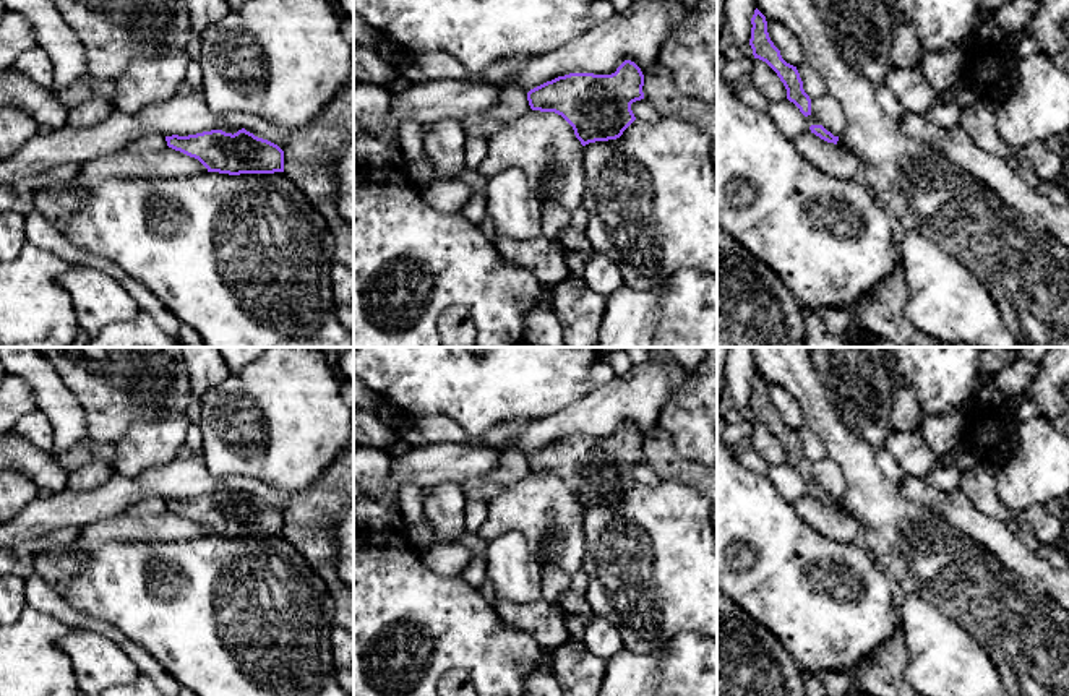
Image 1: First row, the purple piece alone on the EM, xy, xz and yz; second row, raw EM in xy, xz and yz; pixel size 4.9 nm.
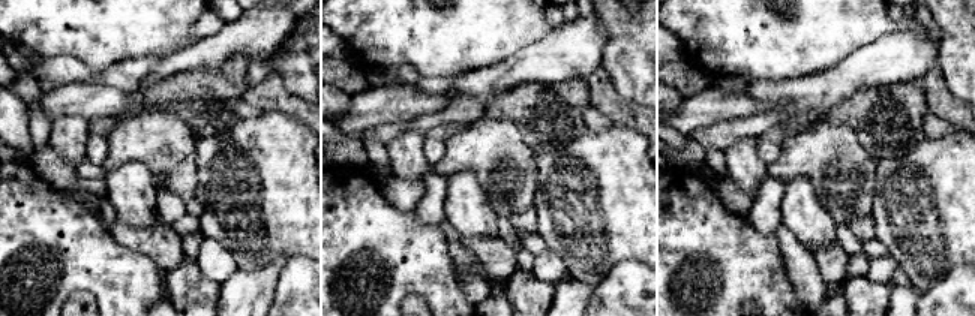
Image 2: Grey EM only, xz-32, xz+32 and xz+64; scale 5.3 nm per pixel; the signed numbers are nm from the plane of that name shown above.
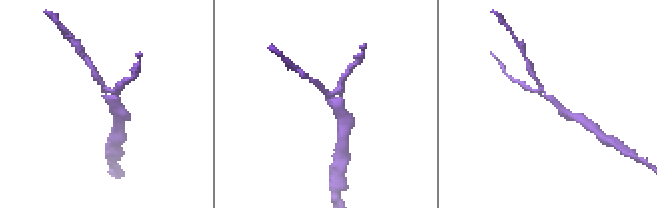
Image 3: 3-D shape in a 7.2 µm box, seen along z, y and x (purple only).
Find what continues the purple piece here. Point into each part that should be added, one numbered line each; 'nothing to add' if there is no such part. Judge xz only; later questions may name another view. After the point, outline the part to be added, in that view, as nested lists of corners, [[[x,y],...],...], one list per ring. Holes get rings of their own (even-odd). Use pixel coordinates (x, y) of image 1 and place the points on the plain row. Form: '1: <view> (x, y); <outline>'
nothing to add

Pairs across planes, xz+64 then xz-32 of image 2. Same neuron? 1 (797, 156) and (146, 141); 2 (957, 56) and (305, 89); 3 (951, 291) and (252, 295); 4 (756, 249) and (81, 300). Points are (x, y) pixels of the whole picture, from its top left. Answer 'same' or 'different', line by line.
1: same
2: same
3: different
4: different

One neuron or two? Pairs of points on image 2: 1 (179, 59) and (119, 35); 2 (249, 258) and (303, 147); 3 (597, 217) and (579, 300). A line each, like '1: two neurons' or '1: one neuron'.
1: two neurons
2: one neuron
3: two neurons

